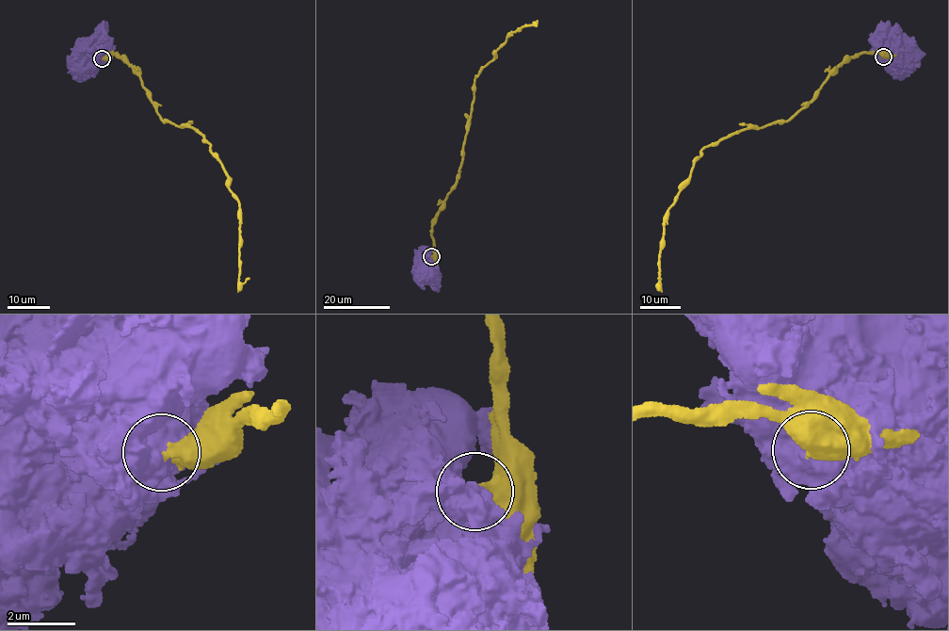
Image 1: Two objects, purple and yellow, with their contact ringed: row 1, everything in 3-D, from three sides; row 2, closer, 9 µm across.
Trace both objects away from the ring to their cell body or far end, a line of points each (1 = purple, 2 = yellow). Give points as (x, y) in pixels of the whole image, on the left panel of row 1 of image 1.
1: (102, 57), (86, 59)
2: (102, 57), (122, 56), (161, 120), (193, 126), (209, 142), (239, 207), (239, 282), (249, 278)

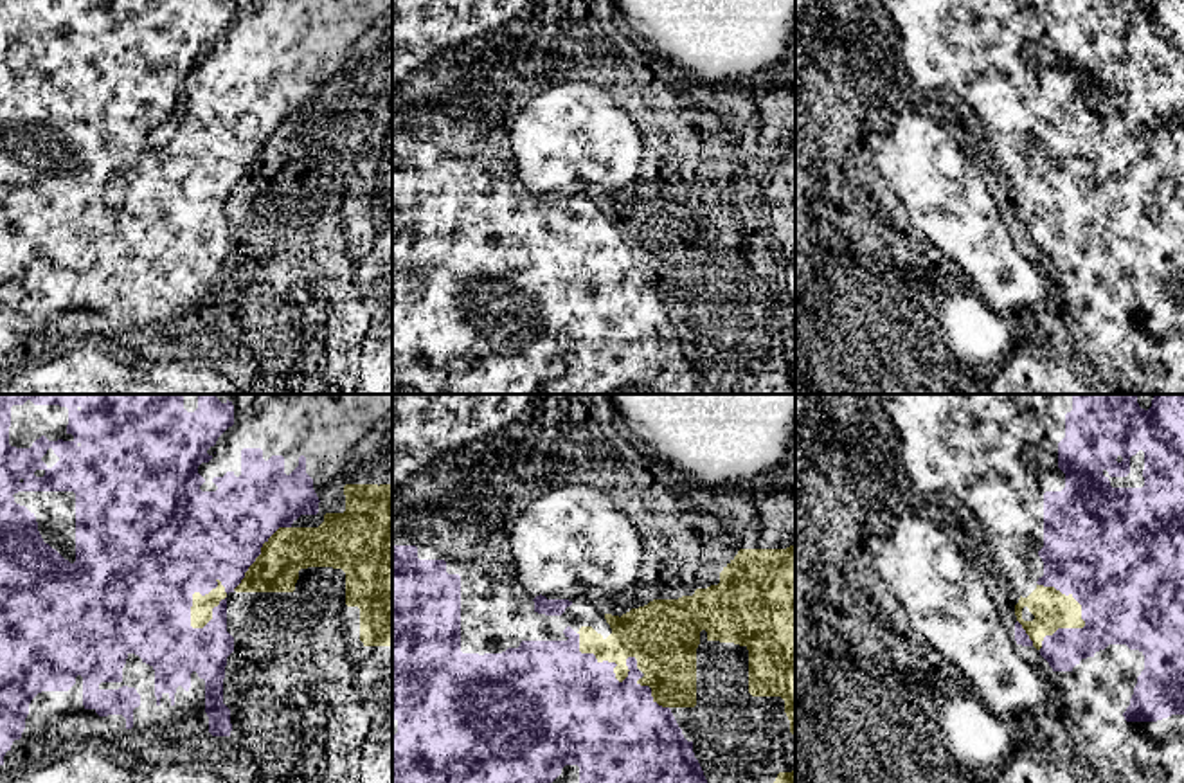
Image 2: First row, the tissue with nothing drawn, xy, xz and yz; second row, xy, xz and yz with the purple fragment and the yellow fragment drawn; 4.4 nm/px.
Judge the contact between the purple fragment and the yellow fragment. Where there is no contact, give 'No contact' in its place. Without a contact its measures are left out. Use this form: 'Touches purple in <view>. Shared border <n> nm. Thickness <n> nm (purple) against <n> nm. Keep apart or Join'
Touches purple in xy. Shared border 260 nm. Thickness 500 nm (purple) against 100 nm. Keep apart

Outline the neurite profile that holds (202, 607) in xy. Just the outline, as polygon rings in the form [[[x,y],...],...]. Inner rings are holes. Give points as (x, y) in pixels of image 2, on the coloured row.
[[[220,580],[218,587],[212,589],[209,594],[202,596],[200,592],[193,594],[193,607],[191,607],[191,626],[203,628],[212,619],[212,608],[220,605],[221,599],[227,598],[225,587]]]

